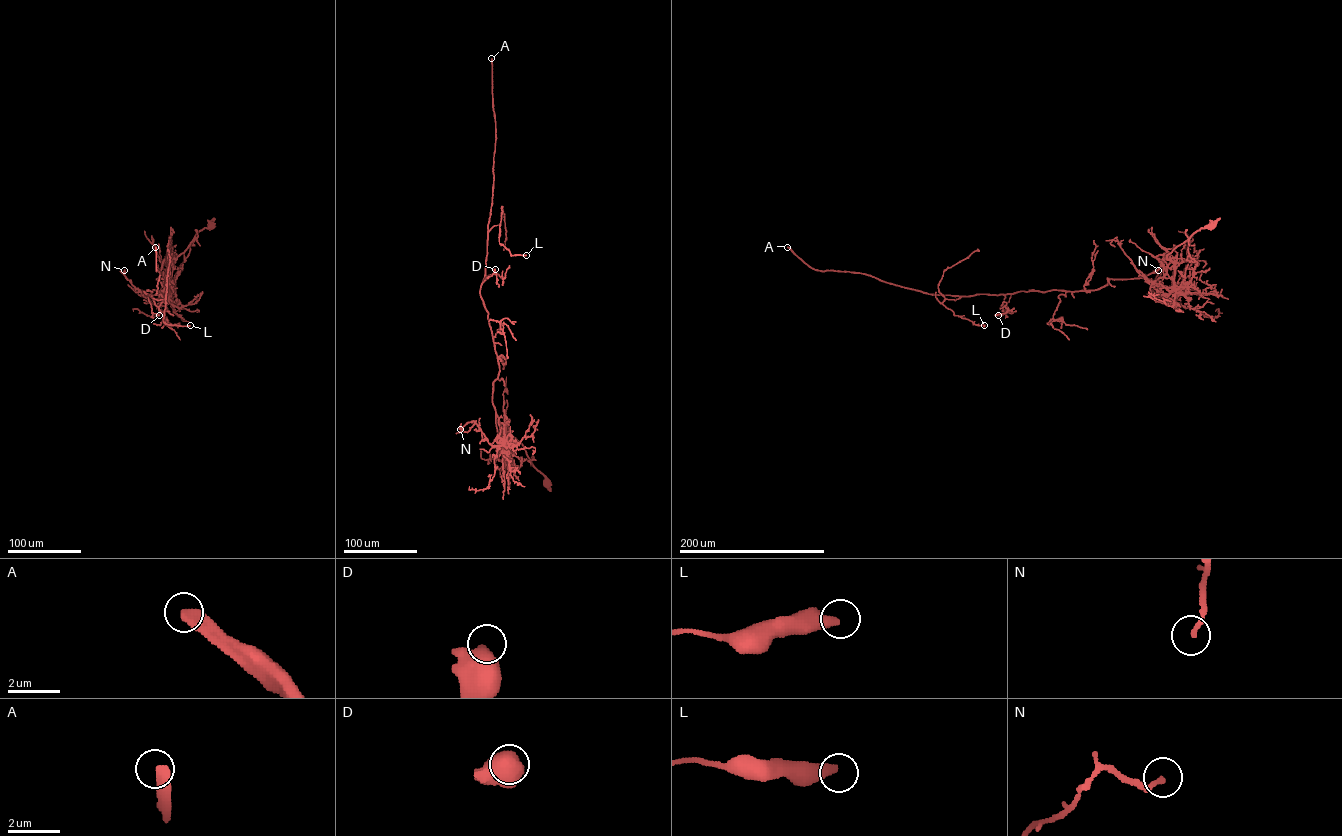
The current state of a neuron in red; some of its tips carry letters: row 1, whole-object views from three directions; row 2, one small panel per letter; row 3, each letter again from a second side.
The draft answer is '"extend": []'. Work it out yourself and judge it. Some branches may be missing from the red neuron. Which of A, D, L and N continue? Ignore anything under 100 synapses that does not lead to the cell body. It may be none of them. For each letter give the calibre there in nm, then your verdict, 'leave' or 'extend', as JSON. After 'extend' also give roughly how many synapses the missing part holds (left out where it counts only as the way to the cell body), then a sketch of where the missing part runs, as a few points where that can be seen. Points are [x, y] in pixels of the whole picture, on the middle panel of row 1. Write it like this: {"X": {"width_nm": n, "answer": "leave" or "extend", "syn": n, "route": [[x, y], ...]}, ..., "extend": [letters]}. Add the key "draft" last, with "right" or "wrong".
{"A": {"width_nm": 500, "answer": "extend", "syn": 1500}, "D": {"width_nm": 600, "answer": "leave"}, "L": {"width_nm": 400, "answer": "leave"}, "N": {"width_nm": 180, "answer": "leave"}, "extend": ["A"], "draft": "wrong"}

